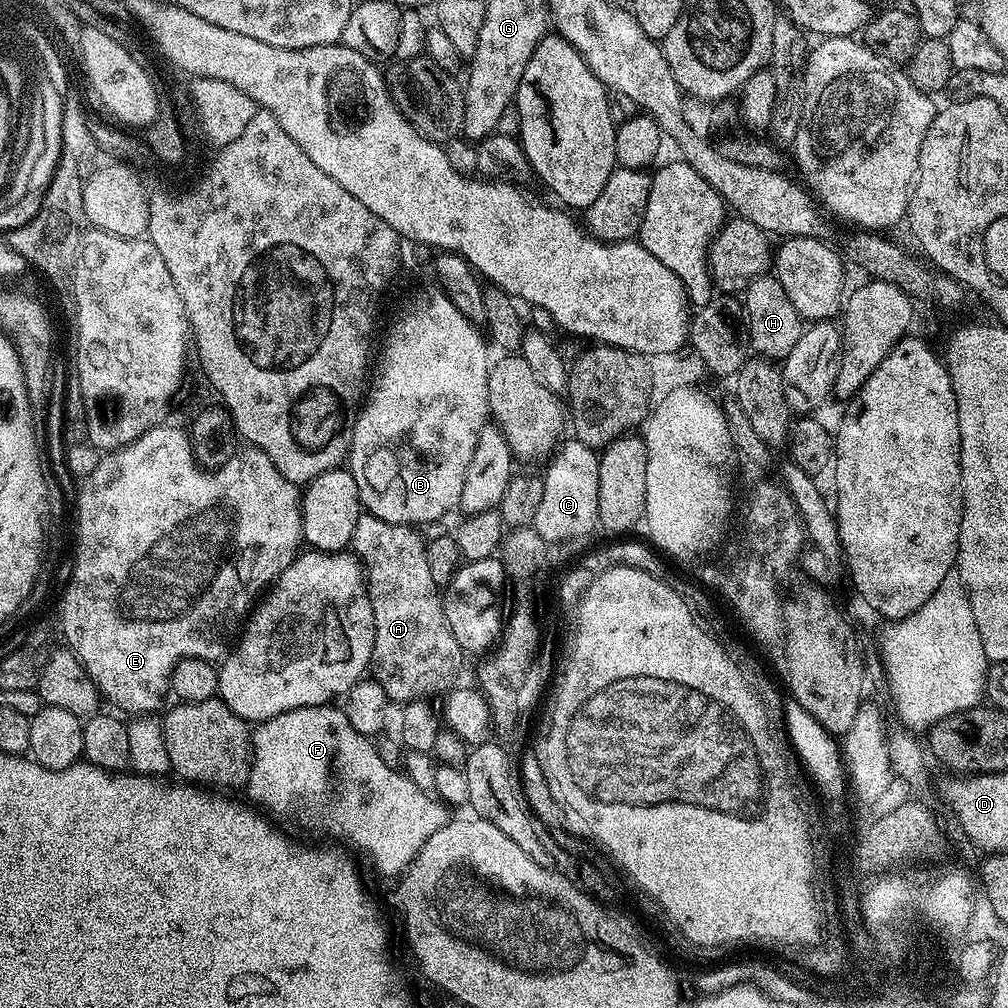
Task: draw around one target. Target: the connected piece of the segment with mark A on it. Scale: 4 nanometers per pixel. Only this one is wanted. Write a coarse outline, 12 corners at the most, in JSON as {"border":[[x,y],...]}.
{"border":[[362,514],[371,679],[443,697],[466,659],[415,527]]}

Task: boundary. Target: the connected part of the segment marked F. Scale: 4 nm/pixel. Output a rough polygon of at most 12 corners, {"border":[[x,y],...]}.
{"border":[[343,707],[251,729],[273,817],[399,877],[450,812]]}

